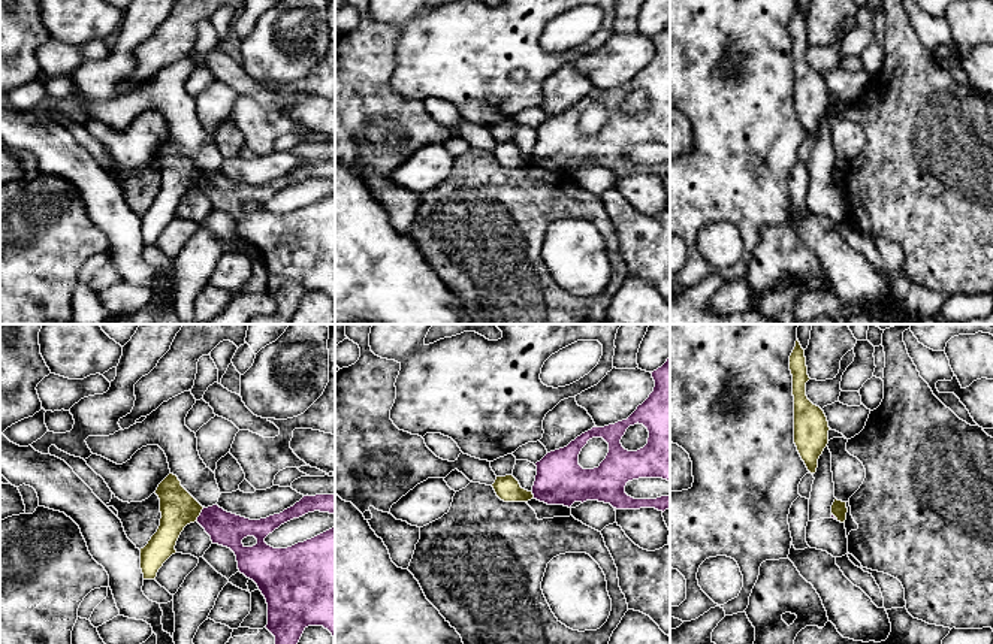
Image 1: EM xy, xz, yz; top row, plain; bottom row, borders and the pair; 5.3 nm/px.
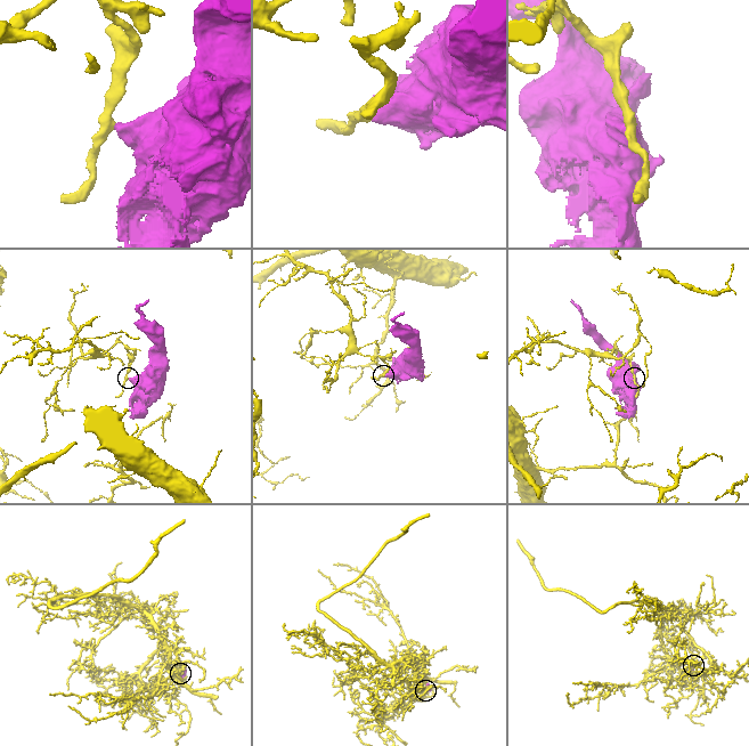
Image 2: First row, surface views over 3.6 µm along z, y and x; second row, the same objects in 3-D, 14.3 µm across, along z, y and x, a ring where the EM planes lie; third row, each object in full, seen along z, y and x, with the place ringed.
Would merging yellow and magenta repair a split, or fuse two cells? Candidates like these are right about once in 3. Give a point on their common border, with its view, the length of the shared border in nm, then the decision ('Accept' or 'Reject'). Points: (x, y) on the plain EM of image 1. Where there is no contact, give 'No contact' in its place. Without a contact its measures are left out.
Touches yellow at xy (199, 180). Shared border 90 nm. Reject

